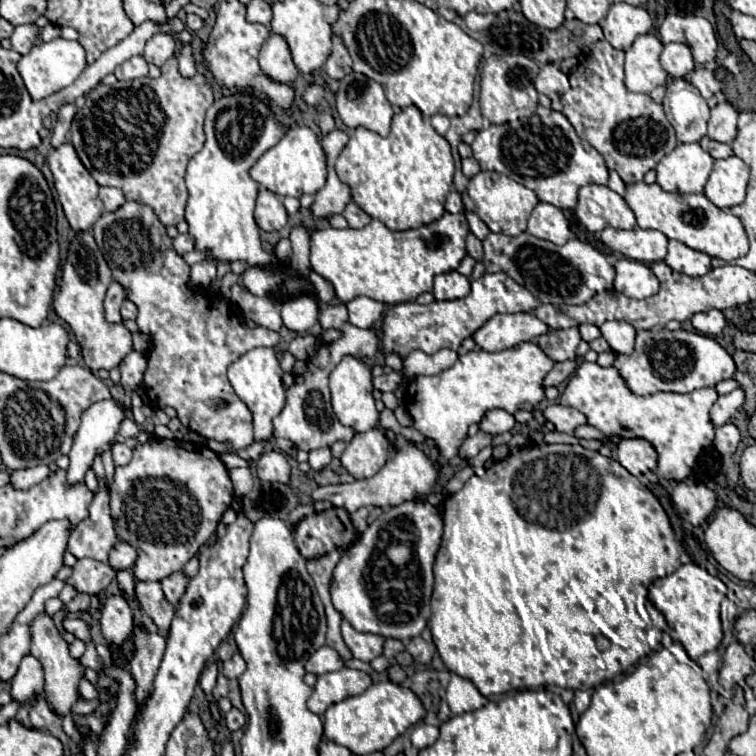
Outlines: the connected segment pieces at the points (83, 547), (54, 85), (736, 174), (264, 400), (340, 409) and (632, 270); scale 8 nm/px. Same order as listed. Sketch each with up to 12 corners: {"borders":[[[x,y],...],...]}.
{"borders":[[[107,481],[69,547],[77,559],[107,563],[117,543],[109,513]],[[79,41],[37,43],[17,69],[31,99],[71,85],[87,67]],[[715,161],[705,195],[721,209],[745,199],[749,167]],[[255,347],[227,369],[253,413],[255,441],[273,437],[287,389],[275,349]],[[347,355],[331,373],[331,405],[357,433],[379,421],[371,367]],[[615,261],[613,289],[633,299],[659,291],[649,265]]]}

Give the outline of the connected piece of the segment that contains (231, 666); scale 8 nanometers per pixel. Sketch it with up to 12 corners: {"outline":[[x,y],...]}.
{"outline":[[239,653],[223,663],[223,675],[237,679],[245,671]]}

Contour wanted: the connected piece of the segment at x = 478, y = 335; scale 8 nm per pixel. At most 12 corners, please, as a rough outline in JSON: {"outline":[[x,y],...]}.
{"outline":[[533,313],[495,315],[473,333],[485,351],[535,341],[549,327]]}

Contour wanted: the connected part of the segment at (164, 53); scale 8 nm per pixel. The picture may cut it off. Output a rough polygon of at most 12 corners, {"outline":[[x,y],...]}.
{"outline":[[171,35],[147,41],[143,57],[161,67],[177,51]]}

